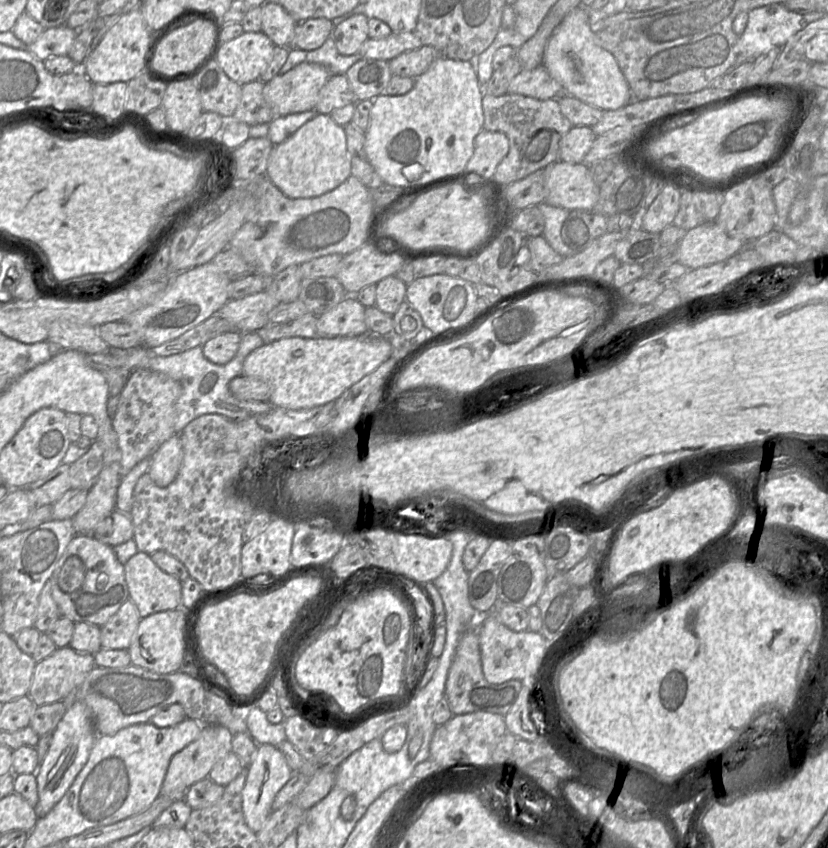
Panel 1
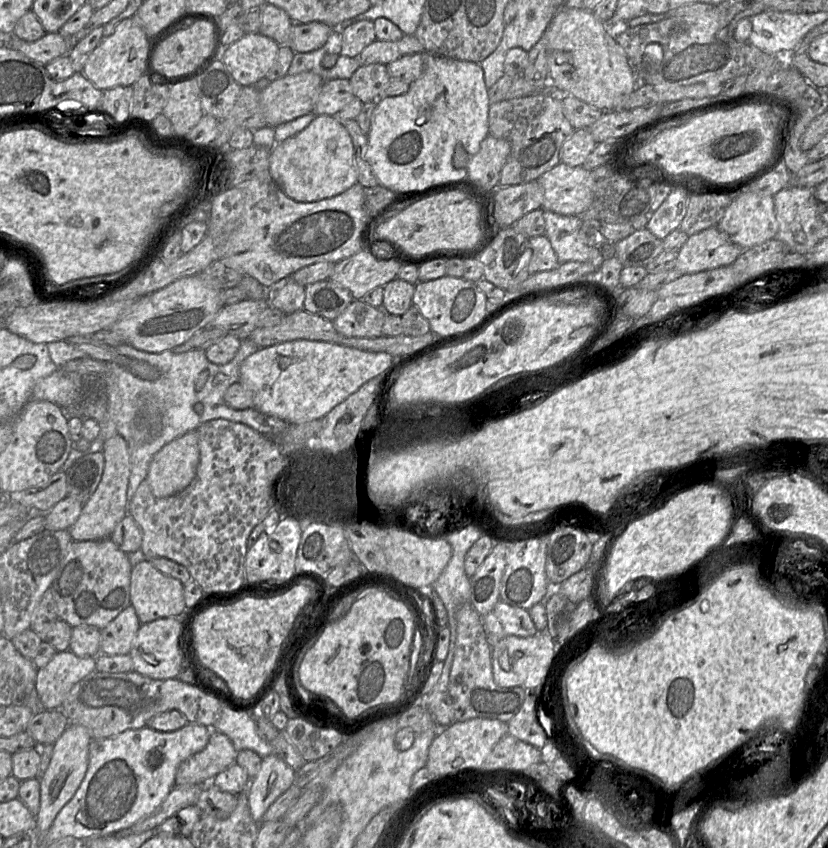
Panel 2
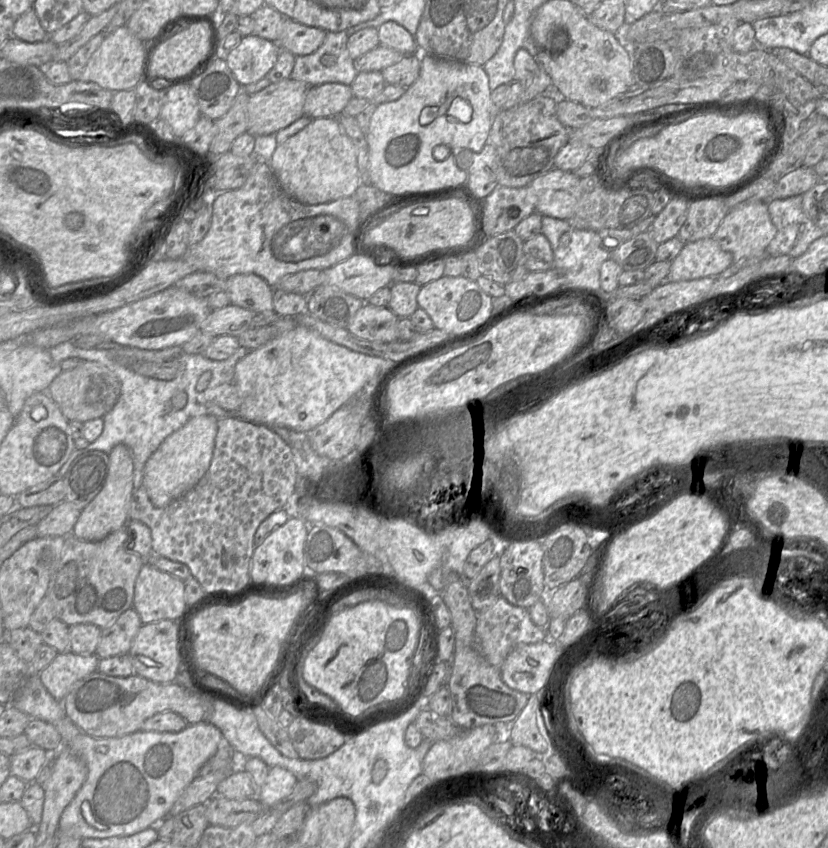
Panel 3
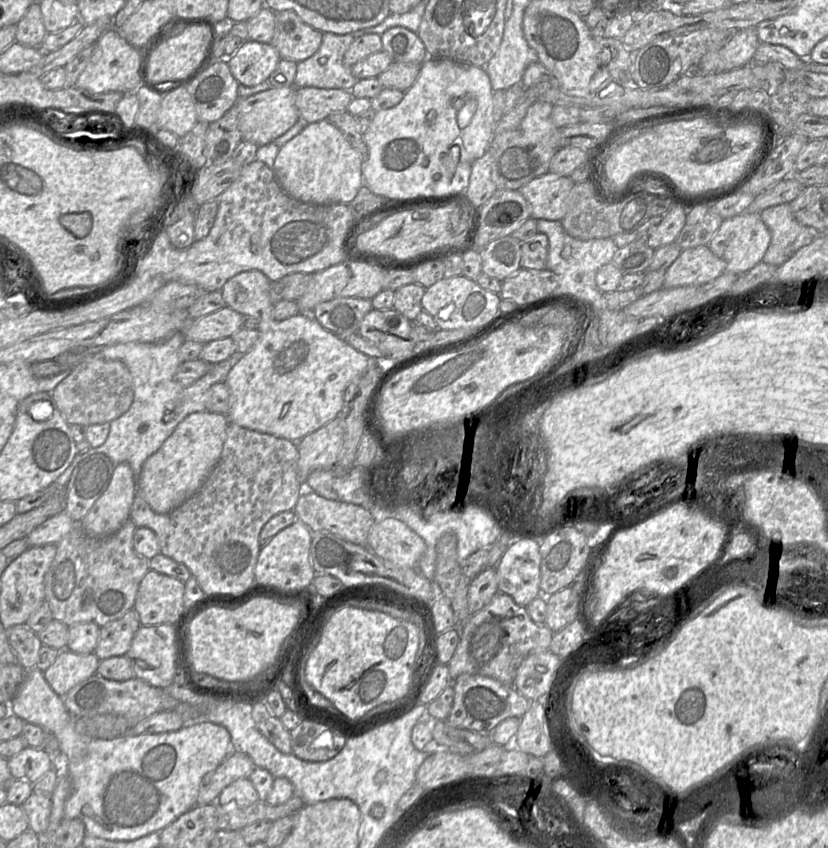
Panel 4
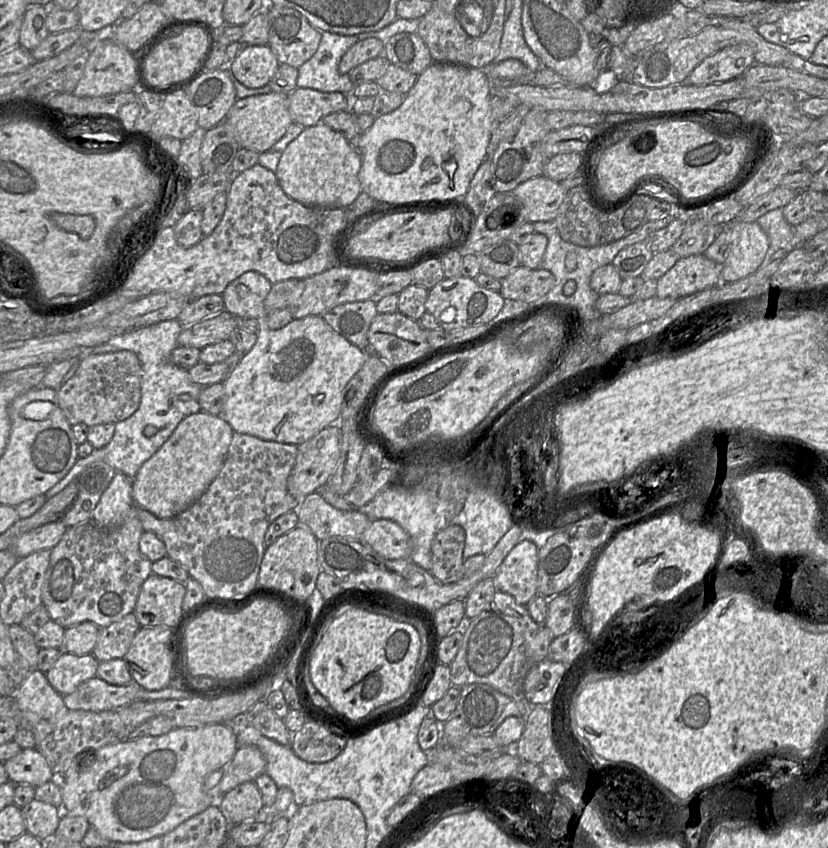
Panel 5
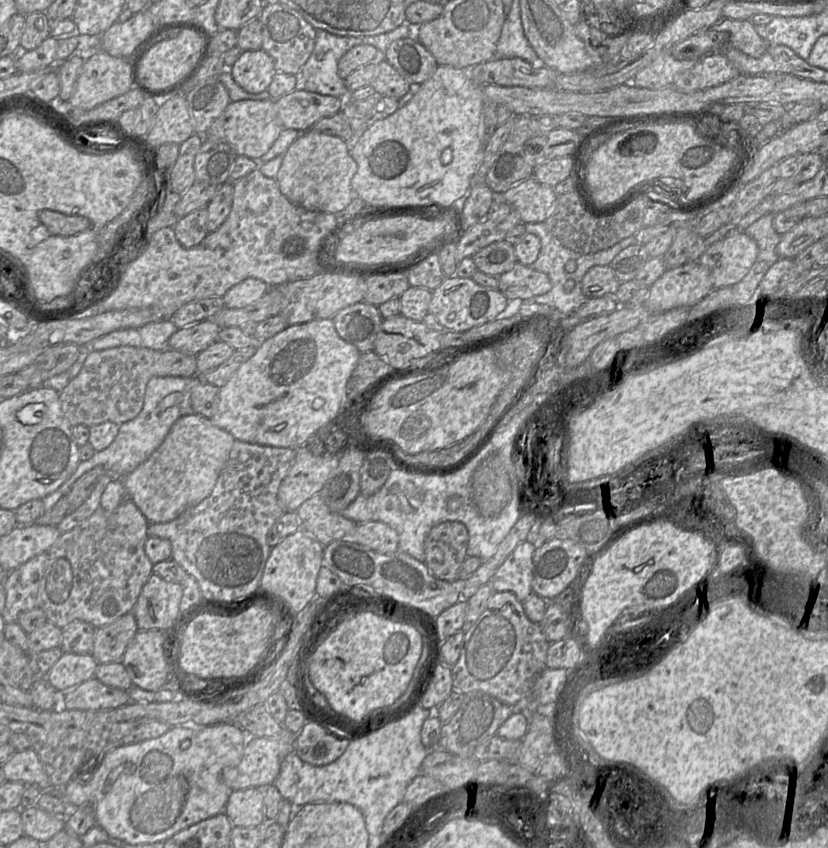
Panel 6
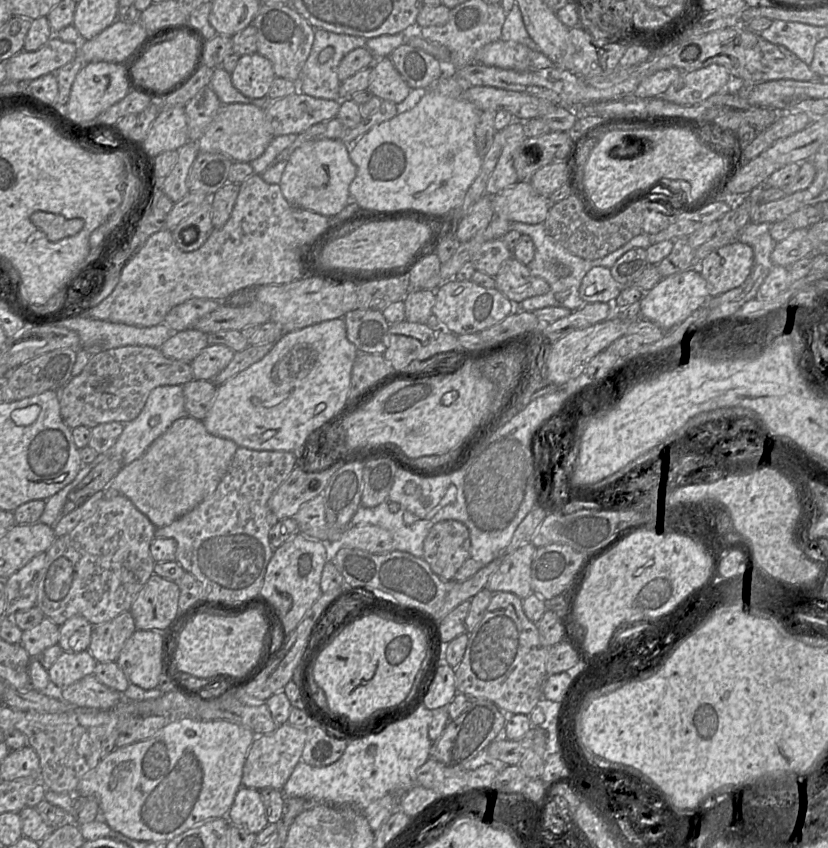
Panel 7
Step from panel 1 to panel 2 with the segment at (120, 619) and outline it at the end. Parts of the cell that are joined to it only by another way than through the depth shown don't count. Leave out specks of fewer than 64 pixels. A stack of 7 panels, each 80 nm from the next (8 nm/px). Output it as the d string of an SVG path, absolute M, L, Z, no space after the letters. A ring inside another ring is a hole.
M129 605L104 629L100 629L100 653L105 655L129 654L141 625L135 609Z

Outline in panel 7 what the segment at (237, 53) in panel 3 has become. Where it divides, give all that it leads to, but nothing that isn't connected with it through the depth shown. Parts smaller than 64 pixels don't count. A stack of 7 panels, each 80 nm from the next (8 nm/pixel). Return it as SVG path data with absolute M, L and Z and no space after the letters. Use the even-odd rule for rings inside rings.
M256 52L240 56L231 78L244 96L257 99L268 95L276 75L271 61Z

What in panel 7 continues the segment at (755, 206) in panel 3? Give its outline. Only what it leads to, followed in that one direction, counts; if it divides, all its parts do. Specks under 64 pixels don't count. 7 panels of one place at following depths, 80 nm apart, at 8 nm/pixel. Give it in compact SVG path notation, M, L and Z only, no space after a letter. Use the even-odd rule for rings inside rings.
M740 241L731 242L708 254L699 264L709 296L715 297L739 287L753 265L752 248Z

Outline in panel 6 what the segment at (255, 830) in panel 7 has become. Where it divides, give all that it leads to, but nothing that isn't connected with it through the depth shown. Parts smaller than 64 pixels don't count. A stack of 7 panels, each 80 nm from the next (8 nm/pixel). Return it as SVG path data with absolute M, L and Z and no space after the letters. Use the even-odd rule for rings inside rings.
M258 788L233 790L224 813L233 826L263 827L267 823L265 805Z

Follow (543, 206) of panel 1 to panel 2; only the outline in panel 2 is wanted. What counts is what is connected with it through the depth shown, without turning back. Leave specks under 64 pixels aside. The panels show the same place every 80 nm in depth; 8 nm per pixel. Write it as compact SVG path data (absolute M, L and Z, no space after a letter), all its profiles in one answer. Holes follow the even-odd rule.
M544 210L545 236L549 239L559 263L568 261L592 262L599 270L604 259L601 251L582 242L580 216L560 215Z

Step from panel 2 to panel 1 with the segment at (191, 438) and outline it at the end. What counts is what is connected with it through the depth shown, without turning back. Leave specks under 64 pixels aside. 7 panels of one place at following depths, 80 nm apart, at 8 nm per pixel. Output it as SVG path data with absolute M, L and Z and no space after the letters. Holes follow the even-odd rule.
M175 434L152 454L148 474L157 486L166 487L175 480L182 459L181 439Z

